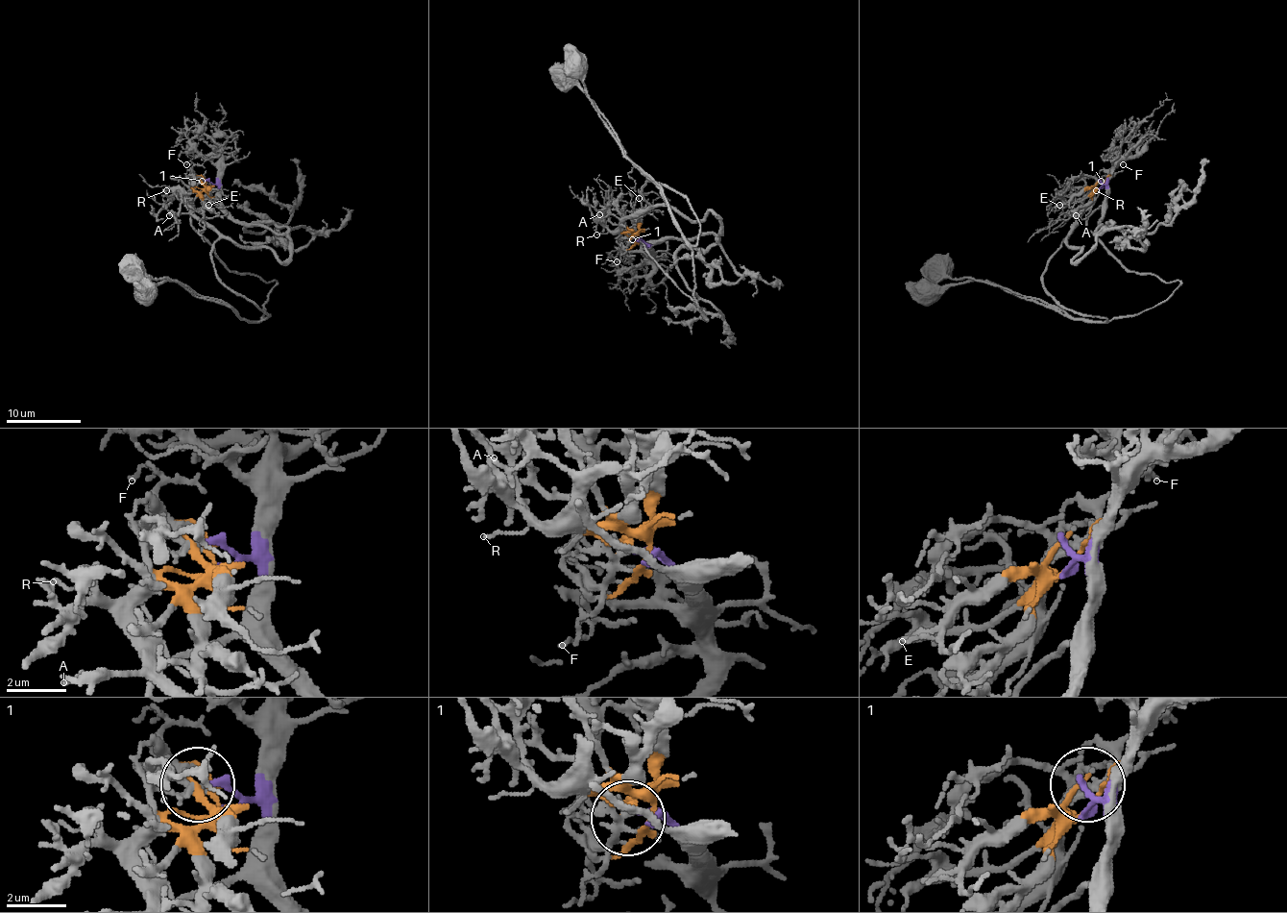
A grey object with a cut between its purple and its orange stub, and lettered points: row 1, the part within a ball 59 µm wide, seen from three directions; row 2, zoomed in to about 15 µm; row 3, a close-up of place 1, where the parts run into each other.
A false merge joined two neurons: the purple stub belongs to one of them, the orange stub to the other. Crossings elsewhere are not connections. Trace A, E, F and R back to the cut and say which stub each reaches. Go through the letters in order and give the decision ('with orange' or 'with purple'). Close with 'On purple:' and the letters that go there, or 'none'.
A: with orange
E: with orange
F: with purple
R: with orange
On purple: F

